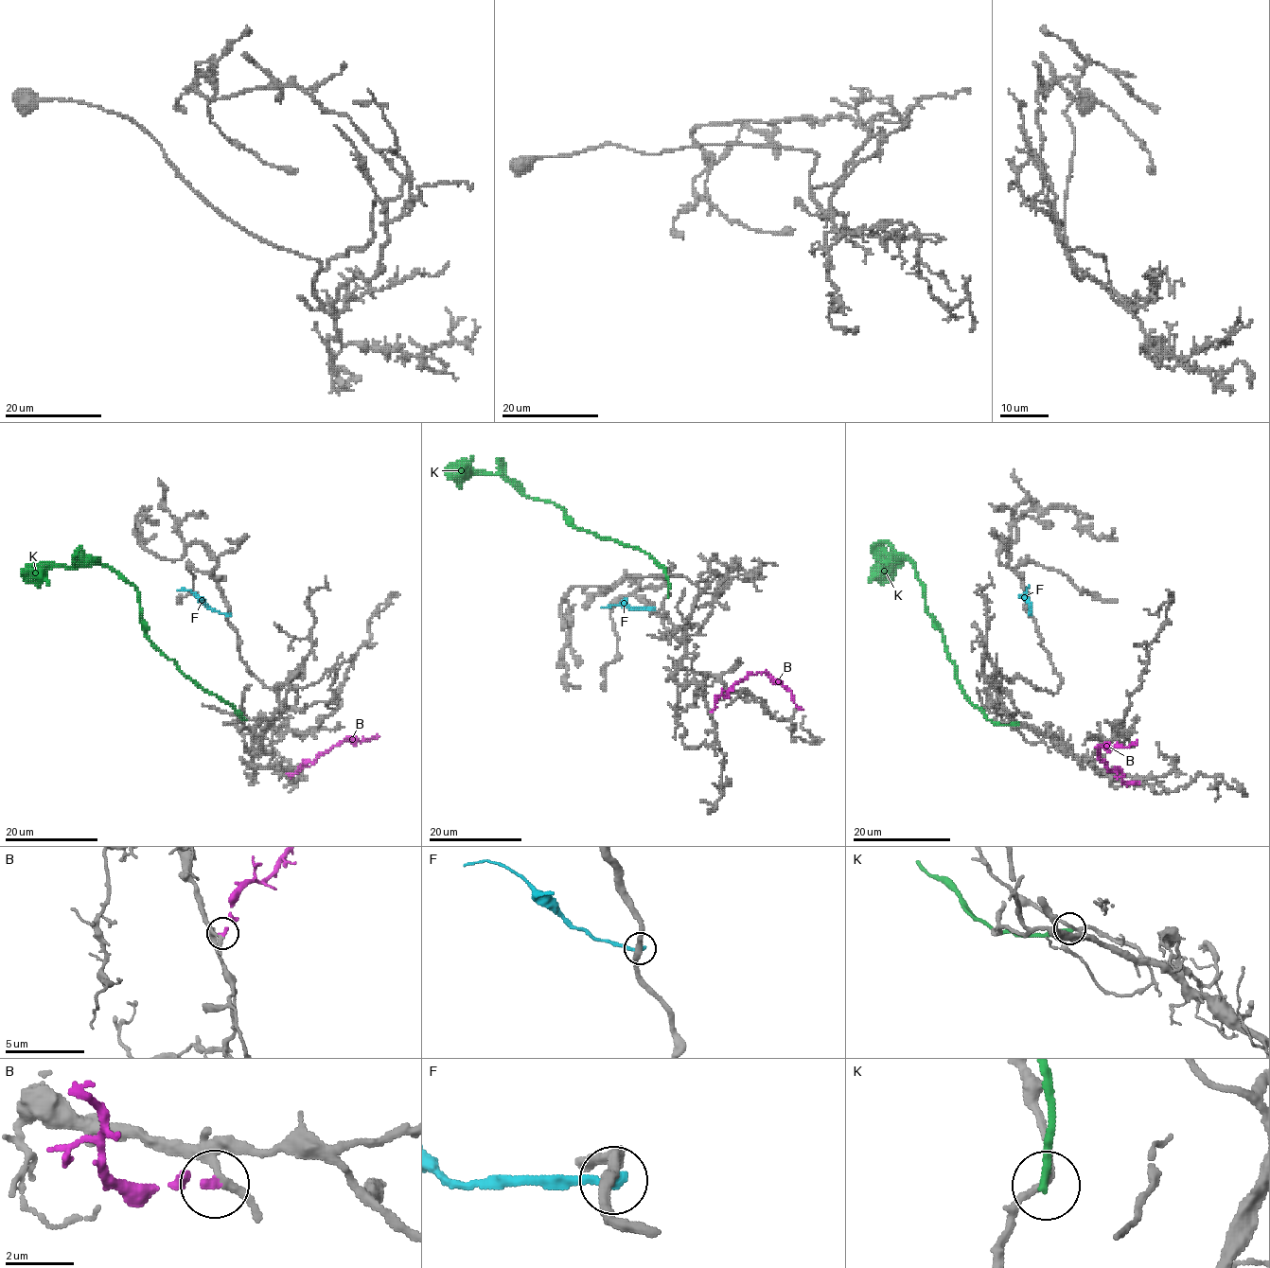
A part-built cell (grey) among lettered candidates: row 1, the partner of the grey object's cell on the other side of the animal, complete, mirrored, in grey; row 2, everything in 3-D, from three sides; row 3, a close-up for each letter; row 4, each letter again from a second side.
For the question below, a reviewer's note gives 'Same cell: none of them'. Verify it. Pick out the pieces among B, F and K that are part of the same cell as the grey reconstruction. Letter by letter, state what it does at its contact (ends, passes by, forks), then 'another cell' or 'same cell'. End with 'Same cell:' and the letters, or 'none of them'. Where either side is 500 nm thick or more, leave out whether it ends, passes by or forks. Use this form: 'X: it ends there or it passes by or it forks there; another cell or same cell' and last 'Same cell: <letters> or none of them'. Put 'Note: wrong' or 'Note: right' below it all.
B: it ends there; same cell
F: it ends there; another cell
K: it ends there; another cell
Same cell: B
Note: wrong

